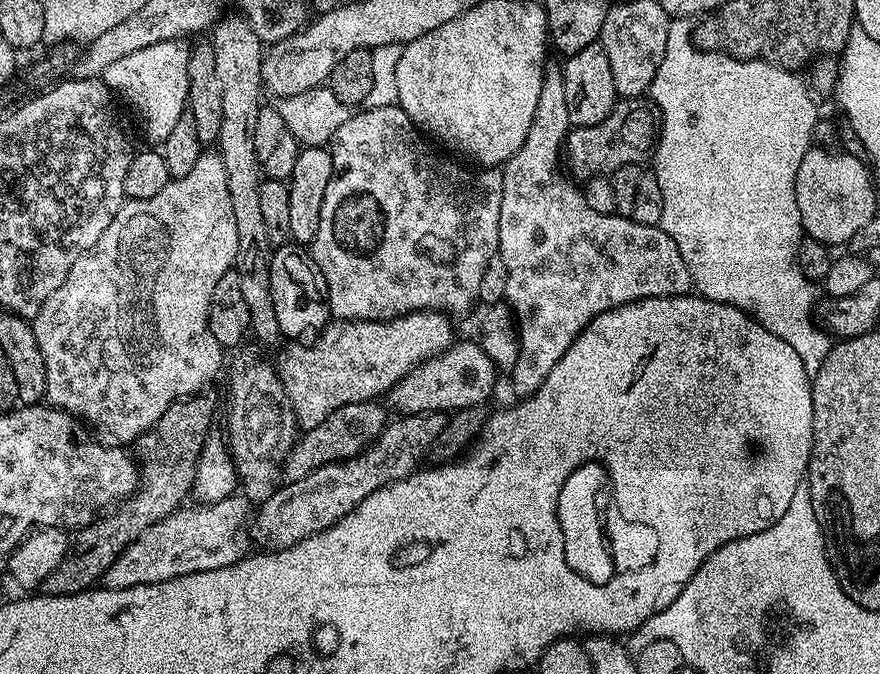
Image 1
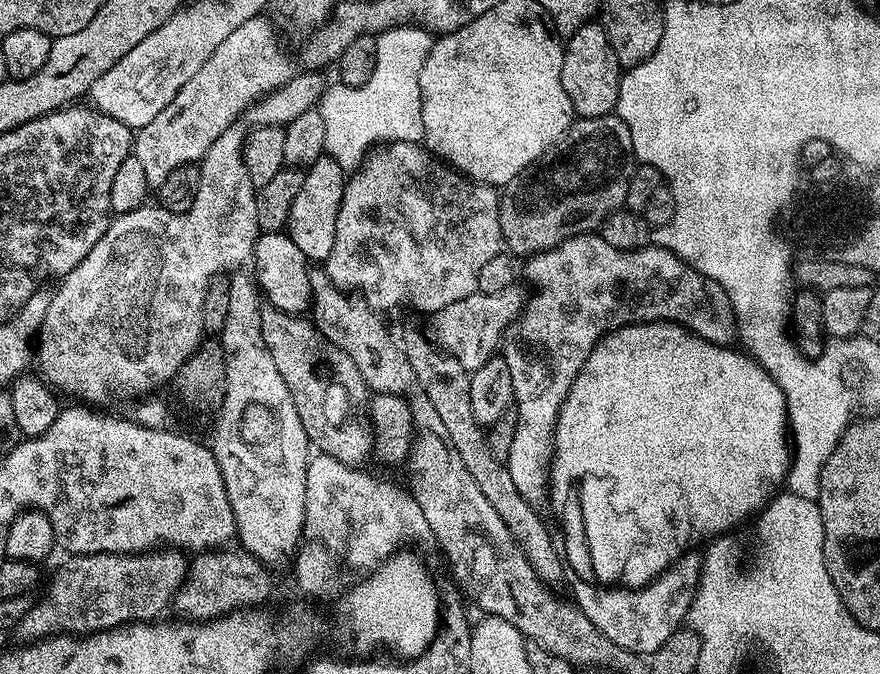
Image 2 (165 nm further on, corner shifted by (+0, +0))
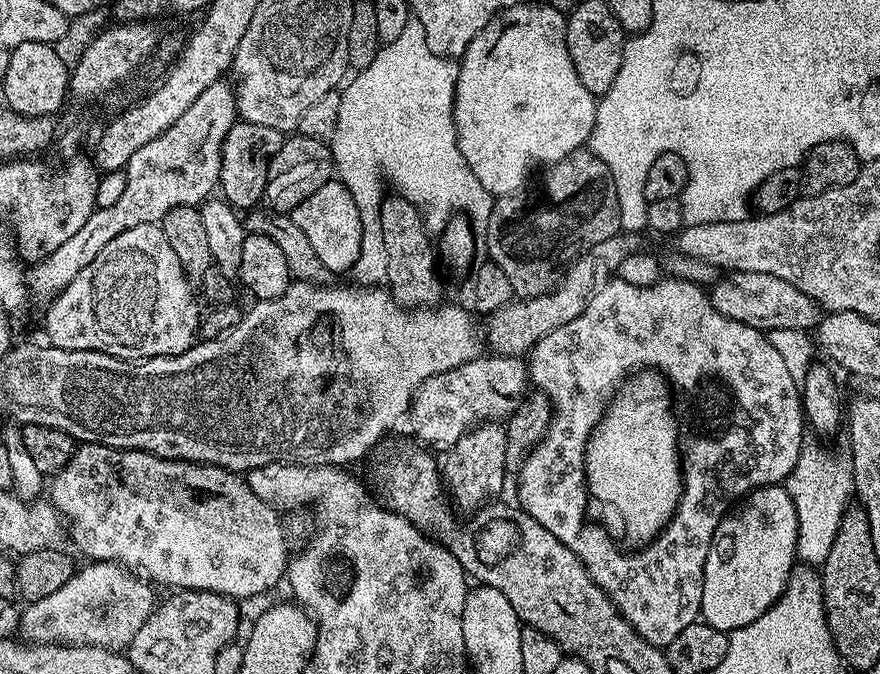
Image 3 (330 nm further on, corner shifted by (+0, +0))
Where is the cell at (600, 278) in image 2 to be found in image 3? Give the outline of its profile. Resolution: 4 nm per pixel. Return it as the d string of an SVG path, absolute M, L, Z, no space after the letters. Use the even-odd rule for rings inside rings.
M613 278L609 284L601 283L588 299L584 313L574 318L574 322L558 326L558 330L539 340L527 353L526 363L531 387L544 392L552 404L552 421L548 432L528 453L518 473L520 481L516 484L516 492L520 495L519 507L530 514L534 522L546 526L546 530L566 546L566 550L574 552L590 578L594 578L596 585L608 595L620 616L630 622L638 635L656 648L667 649L668 644L686 630L686 626L701 619L706 554L722 518L728 515L737 501L754 489L787 481L806 446L806 421L797 377L790 374L782 354L770 346L761 329L734 322L726 318L726 314L718 314L712 305L711 295L699 283L687 278L662 278L650 286L630 286L630 282L619 278ZM637 370L655 370L667 377L673 389L681 388L686 395L697 396L704 405L694 405L693 414L708 417L705 420L688 420L685 424L683 421L678 436L682 487L680 504L672 515L672 521L649 544L625 550L612 541L607 527L596 522L584 524L584 515L587 517L590 512L584 455L588 439L596 423L604 417L604 409L618 385Z

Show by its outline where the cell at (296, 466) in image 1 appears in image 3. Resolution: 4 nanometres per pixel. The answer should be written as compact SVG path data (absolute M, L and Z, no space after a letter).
M484 354L422 382L412 397L410 421L417 438L421 440L417 441L443 454L456 445L464 432L470 432L488 421L507 421L529 392L528 365L521 357Z

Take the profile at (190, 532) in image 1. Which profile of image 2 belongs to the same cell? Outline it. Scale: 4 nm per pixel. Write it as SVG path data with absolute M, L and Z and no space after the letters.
M171 546L150 552L99 552L78 556L69 555L52 576L52 584L43 585L44 593L33 603L31 610L18 625L20 640L31 642L45 636L60 634L87 634L103 628L117 628L123 624L152 622L164 607L173 603L177 590L186 575L185 553Z

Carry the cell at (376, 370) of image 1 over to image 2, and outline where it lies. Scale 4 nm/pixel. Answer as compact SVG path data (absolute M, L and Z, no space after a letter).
M515 283L498 294L475 292L458 302L450 302L450 306L442 306L442 310L431 313L431 339L444 351L458 358L462 366L470 374L478 370L478 366L486 366L490 357L497 355L504 339L504 331L511 326L524 310L526 292Z

